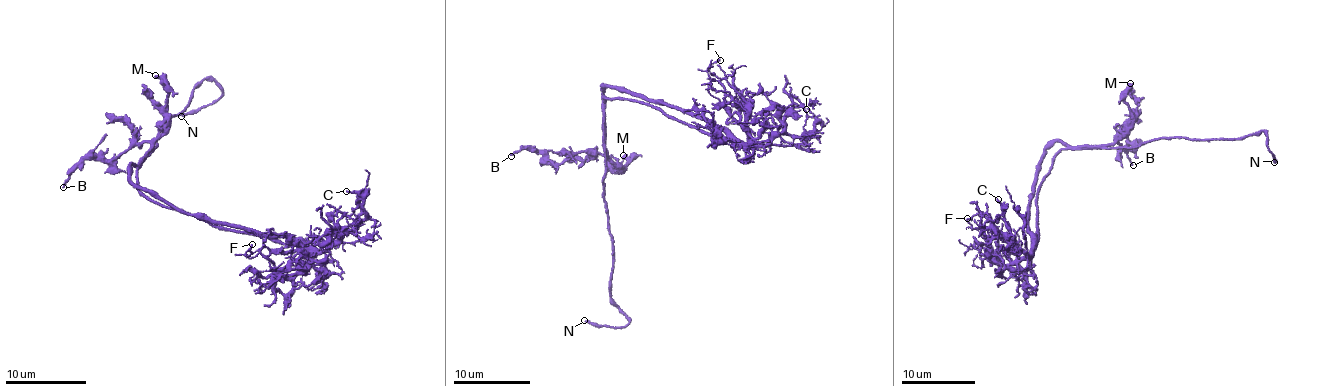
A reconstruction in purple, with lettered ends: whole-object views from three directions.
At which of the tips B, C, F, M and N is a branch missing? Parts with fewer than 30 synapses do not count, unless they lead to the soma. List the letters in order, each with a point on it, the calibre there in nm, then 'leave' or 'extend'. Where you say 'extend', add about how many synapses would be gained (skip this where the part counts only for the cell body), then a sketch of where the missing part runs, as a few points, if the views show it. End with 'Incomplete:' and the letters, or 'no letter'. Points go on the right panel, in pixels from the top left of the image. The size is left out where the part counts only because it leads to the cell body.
B: place (1133, 165); calibre 160 nm; leave
C: place (998, 199); calibre 160 nm; leave
F: place (967, 218); calibre 170 nm; leave
M: place (1130, 83); calibre 340 nm; leave
N: place (1274, 162); calibre 200 nm; extend; course (1274, 162), (1275, 166), (1277, 163), (1274, 164), (1288, 166)
Incomplete: N

